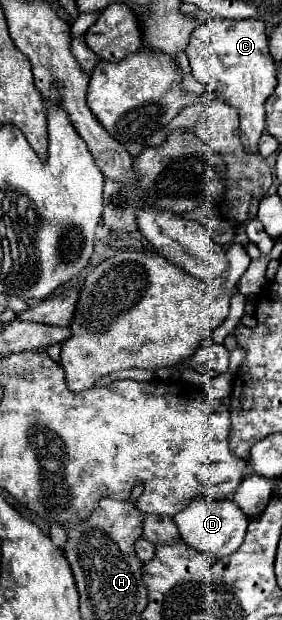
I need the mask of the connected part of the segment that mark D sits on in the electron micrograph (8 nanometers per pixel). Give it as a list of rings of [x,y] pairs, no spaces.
[[[194,497],[194,501],[186,505],[186,509],[182,509],[180,513],[174,515],[174,521],[178,525],[182,539],[190,547],[210,553],[212,557],[226,557],[226,555],[234,553],[240,547],[240,543],[244,541],[246,525],[248,525],[248,517],[244,517],[244,511],[234,501],[230,501],[230,499],[212,501],[208,497]]]

